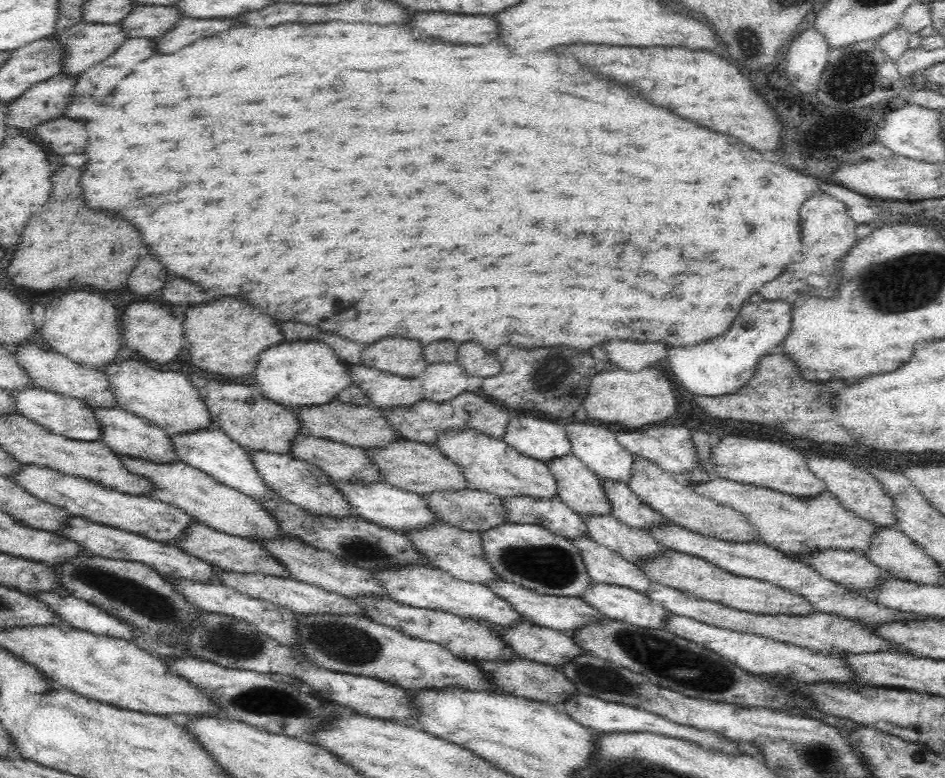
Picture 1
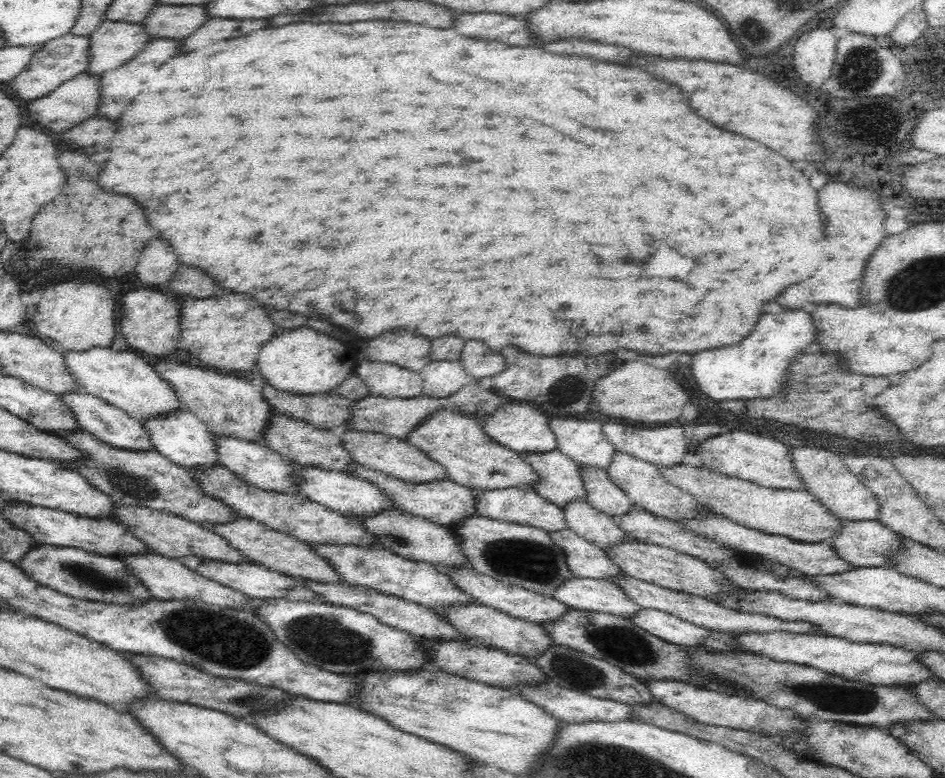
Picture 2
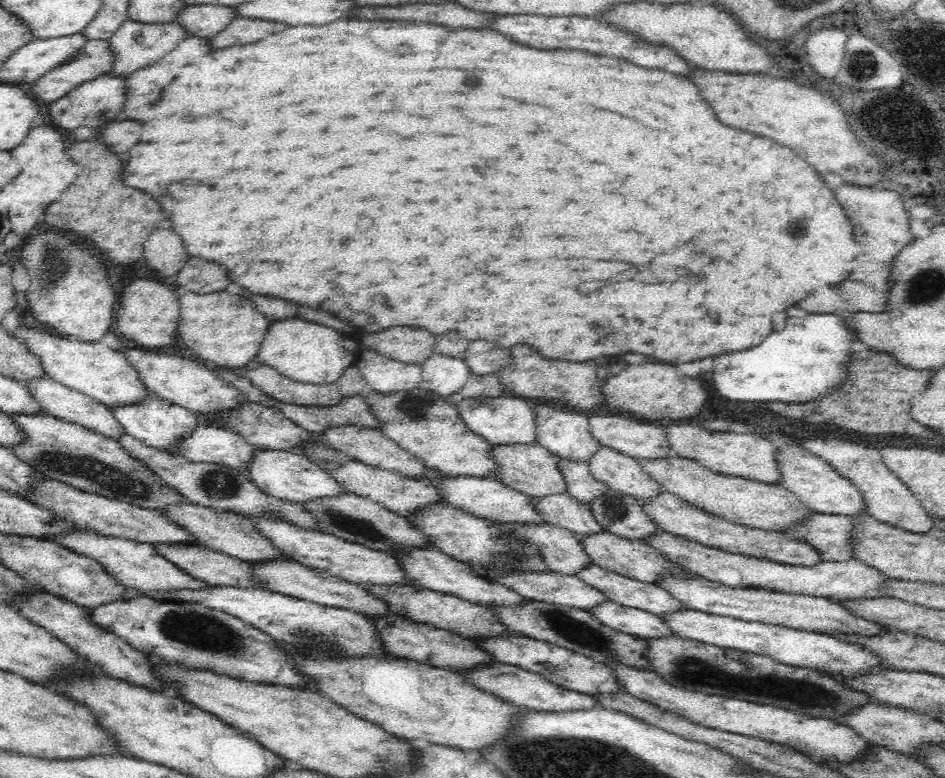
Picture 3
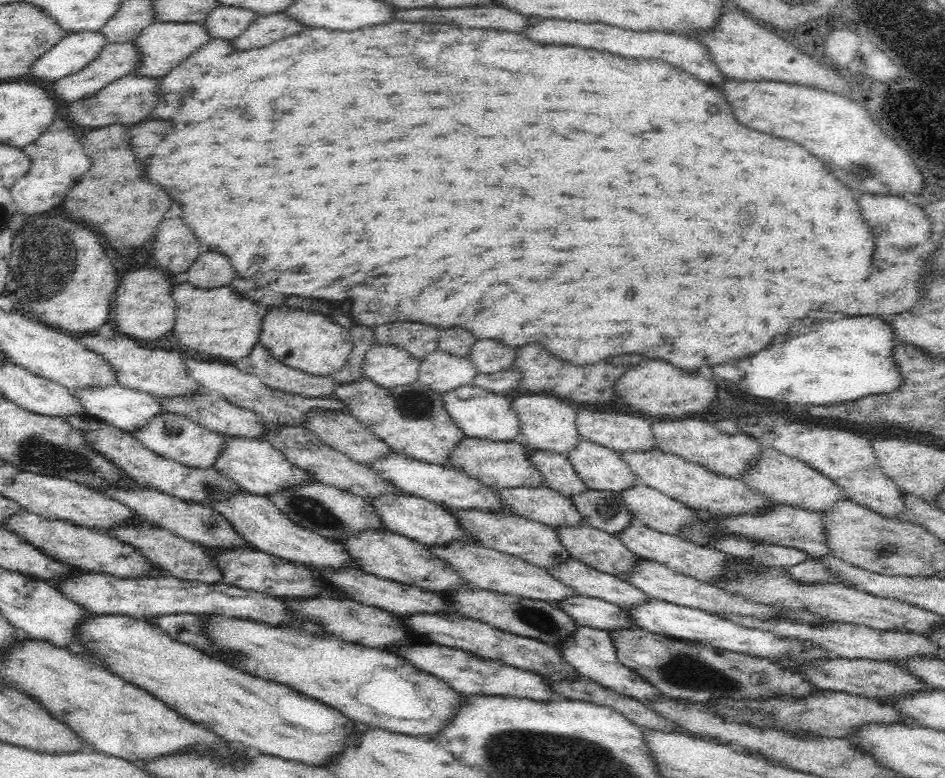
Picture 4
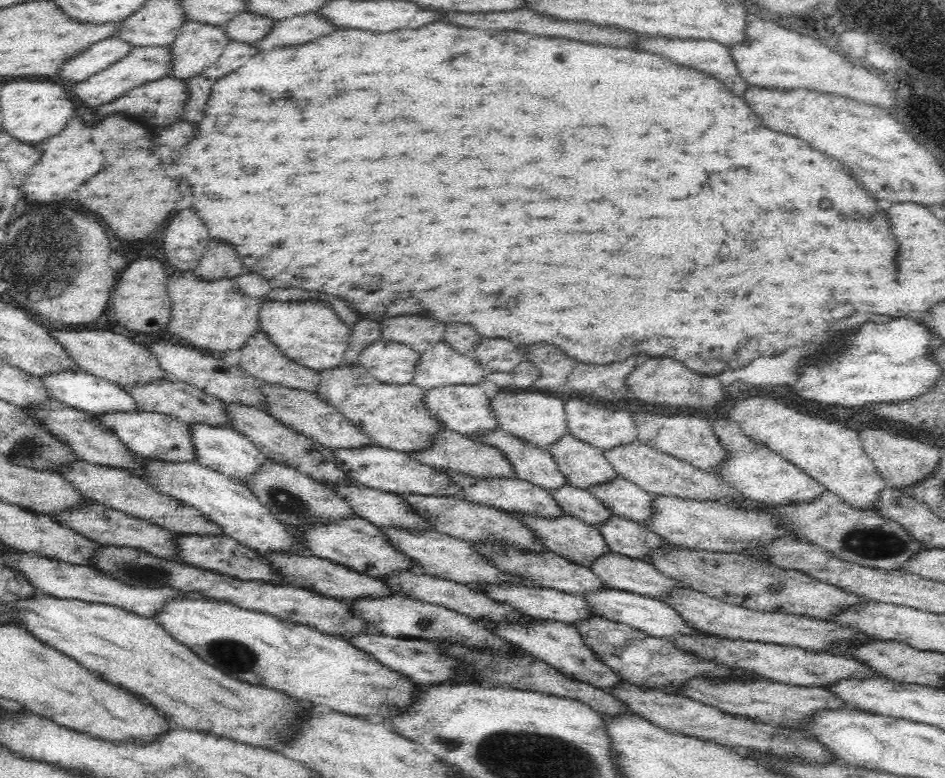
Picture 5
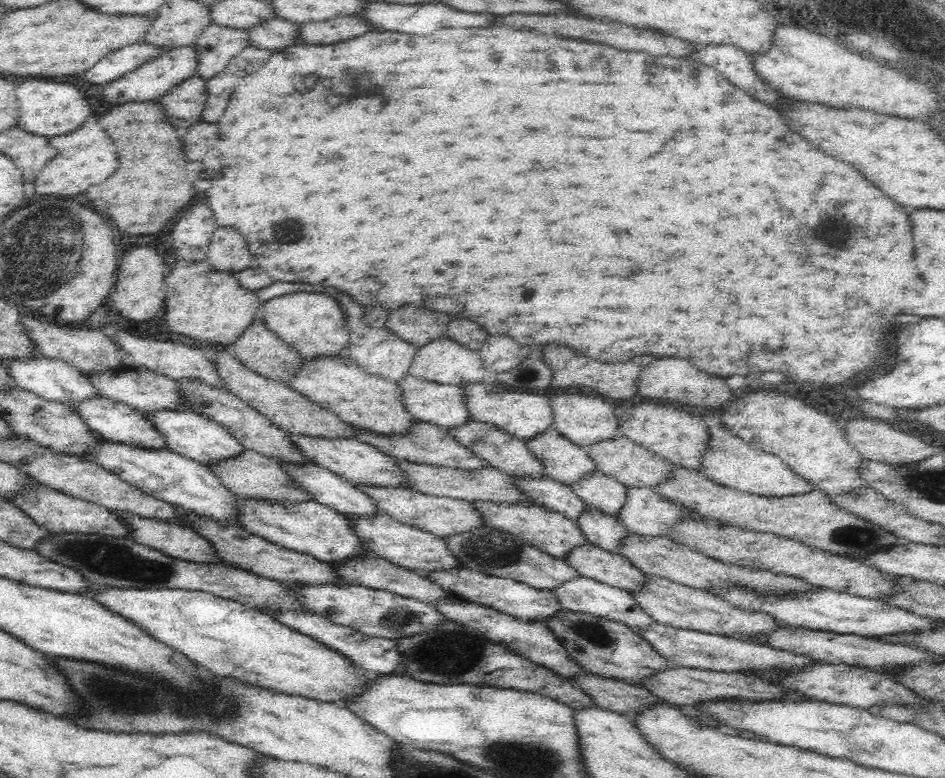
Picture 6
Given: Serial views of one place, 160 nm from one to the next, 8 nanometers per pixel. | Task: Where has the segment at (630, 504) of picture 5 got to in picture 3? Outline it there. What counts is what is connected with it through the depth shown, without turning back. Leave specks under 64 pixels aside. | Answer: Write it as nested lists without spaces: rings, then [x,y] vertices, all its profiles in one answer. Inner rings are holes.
[[[662,489],[658,492],[658,496],[650,496],[644,500],[638,499],[638,504],[660,531],[681,536],[710,548],[780,564],[812,565],[821,561],[818,551],[814,550],[810,544],[801,540],[792,540],[782,531],[764,531],[734,524],[693,507],[685,500]]]

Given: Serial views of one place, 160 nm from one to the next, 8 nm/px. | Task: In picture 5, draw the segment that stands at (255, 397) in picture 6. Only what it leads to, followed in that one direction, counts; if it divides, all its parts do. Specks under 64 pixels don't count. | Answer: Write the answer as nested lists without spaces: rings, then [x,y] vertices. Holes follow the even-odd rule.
[[[258,381],[258,389],[262,393],[263,408],[266,413],[297,434],[313,439],[325,448],[334,450],[372,445],[370,438],[364,432],[342,417],[334,407],[318,399],[314,391],[288,388],[263,381]]]

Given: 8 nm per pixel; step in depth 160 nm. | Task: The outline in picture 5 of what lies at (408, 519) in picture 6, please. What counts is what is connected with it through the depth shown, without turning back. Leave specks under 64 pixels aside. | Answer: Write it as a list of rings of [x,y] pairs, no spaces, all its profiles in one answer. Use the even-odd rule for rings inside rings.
[[[410,493],[396,495],[402,499],[402,502],[406,503],[406,507],[410,507],[410,511],[414,511],[414,513],[418,514],[418,517],[426,519],[426,526],[436,532],[469,542],[495,538],[534,552],[540,552],[540,550],[545,549],[542,543],[534,538],[532,531],[528,527],[524,527],[518,519],[514,519],[514,516],[497,508],[480,503],[471,503],[464,500],[464,498],[455,499],[454,497],[434,496],[433,494],[430,494],[430,496]]]

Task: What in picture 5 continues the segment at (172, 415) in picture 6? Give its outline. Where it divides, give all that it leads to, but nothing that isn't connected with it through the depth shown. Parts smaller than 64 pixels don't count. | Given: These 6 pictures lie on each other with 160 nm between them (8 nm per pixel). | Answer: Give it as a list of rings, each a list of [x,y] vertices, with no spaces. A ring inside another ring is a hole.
[[[192,422],[187,424],[191,433],[191,443],[194,447],[194,460],[202,466],[221,472],[222,474],[234,477],[243,483],[246,476],[254,474],[258,466],[262,466],[268,459],[252,443],[247,440],[246,436],[235,432],[230,426],[214,426],[204,424],[203,422]]]

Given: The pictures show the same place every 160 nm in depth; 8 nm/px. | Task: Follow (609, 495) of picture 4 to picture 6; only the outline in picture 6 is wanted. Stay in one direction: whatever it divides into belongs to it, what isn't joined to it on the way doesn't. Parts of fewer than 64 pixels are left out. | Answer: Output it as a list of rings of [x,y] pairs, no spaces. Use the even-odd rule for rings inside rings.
[[[510,475],[510,479],[514,487],[522,491],[534,505],[558,512],[573,521],[586,511],[582,500],[568,485],[548,476]]]

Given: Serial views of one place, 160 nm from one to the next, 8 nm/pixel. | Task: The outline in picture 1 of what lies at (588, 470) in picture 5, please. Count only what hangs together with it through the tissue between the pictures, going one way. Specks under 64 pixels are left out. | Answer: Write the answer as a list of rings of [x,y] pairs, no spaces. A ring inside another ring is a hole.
[[[632,458],[630,480],[626,480],[626,485],[642,503],[652,507],[656,513],[670,523],[688,528],[704,536],[730,542],[750,543],[753,542],[755,535],[758,537],[751,524],[746,522],[744,515],[734,509],[723,507],[712,499],[696,494],[690,487],[686,488],[684,484],[672,480],[656,463],[650,462],[648,459]]]

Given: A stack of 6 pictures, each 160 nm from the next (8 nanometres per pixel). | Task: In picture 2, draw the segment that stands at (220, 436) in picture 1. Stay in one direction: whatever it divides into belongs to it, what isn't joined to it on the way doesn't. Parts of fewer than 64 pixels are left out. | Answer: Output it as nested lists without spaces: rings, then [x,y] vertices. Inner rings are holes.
[[[178,408],[174,412],[162,412],[162,416],[150,416],[142,422],[147,436],[152,443],[152,450],[158,451],[170,462],[181,467],[214,466],[218,464],[218,457],[214,451],[215,436],[209,432],[204,424],[193,412]]]

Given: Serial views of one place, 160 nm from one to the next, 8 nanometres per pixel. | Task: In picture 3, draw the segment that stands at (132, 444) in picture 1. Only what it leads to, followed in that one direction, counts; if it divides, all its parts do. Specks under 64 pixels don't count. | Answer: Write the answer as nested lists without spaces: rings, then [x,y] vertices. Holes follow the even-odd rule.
[[[36,377],[32,380],[24,380],[22,383],[24,383],[26,391],[30,393],[30,397],[36,401],[36,405],[42,407],[43,414],[52,415],[66,422],[76,423],[91,430],[91,432],[96,432],[98,435],[110,439],[120,439],[123,436],[122,427],[118,426],[118,421],[114,419],[114,413],[110,411],[110,408],[98,403],[97,400],[86,396],[84,393],[72,390],[50,377]]]

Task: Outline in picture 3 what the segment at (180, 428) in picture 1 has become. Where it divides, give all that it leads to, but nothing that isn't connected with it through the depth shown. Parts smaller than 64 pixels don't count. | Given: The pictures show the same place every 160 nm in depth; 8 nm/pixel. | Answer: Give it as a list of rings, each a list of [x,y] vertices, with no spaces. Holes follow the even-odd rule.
[[[31,321],[28,324],[30,326],[23,326],[9,334],[22,343],[28,349],[28,353],[38,358],[45,377],[50,377],[72,390],[80,391],[106,407],[114,404],[134,404],[136,400],[144,400],[149,395],[122,352],[111,349],[99,341],[86,342],[72,337],[57,338],[43,332]]]

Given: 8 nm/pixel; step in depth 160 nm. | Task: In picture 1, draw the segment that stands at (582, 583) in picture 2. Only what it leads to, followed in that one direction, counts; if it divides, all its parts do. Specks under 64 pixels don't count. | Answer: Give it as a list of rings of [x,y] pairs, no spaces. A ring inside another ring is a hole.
[[[591,583],[578,597],[604,617],[642,628],[662,629],[662,620],[671,614],[662,605],[653,603],[644,593],[622,585]]]

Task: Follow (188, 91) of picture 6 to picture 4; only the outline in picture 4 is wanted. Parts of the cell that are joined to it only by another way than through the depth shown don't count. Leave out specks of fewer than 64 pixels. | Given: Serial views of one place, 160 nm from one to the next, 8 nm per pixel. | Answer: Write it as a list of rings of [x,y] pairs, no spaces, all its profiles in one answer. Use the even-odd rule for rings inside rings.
[[[138,74],[116,79],[116,82],[105,86],[102,91],[97,92],[97,95],[90,97],[90,100],[81,100],[82,102],[76,102],[74,106],[70,106],[68,118],[74,124],[90,126],[90,128],[107,126],[116,122],[130,126],[130,124],[140,124],[144,120],[150,120],[152,110],[158,104],[158,88],[161,88],[160,80],[158,77]]]

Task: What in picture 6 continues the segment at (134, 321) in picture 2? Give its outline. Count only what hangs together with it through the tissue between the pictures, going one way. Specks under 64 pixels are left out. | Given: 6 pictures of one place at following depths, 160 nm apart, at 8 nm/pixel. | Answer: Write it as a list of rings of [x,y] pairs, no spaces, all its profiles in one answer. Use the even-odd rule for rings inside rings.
[[[134,246],[130,248],[117,270],[116,292],[112,296],[116,308],[122,312],[124,318],[130,320],[150,320],[154,318],[162,306],[164,306],[164,276],[168,272],[168,266],[164,260],[148,246]]]

